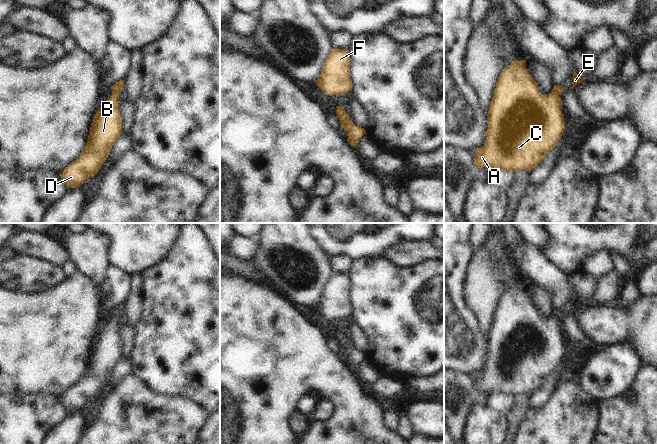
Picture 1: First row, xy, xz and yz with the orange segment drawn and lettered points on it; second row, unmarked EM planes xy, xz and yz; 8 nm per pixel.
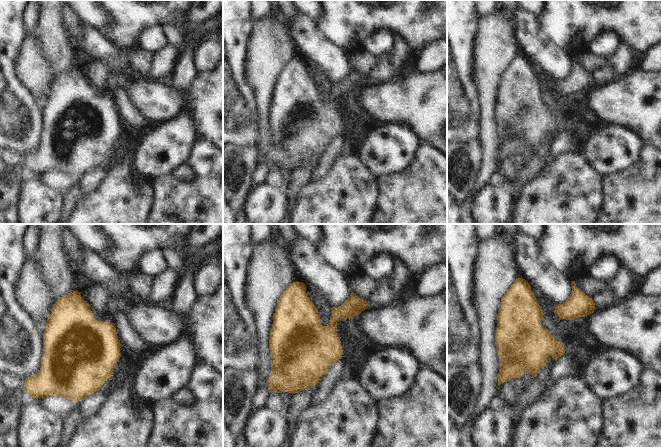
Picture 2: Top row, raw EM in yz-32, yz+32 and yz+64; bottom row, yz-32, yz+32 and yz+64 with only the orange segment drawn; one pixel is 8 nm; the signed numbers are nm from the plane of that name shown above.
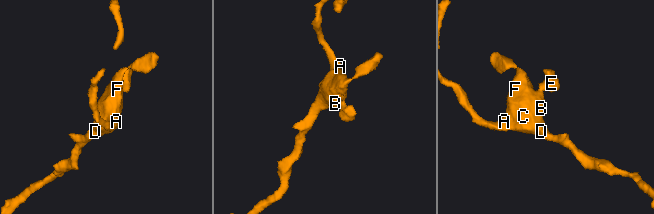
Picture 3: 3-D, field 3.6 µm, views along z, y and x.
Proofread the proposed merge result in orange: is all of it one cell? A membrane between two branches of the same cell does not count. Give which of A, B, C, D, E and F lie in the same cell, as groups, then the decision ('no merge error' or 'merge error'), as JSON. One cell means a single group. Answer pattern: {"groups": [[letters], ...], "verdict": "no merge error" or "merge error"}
{"groups": [["A", "B", "C", "D", "E", "F"]], "verdict": "no merge error"}

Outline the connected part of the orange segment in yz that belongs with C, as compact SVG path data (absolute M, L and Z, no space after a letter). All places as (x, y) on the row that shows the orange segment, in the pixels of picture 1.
M526 60L511 62L498 77L487 114L488 128L485 144L482 148L476 149L475 166L478 169L486 167L489 170L499 169L513 173L520 170L533 170L545 158L546 154L554 148L564 133L565 122L562 113L562 101L559 95L565 89L562 86L554 85L552 92L543 96L538 91L538 84L527 71Z

